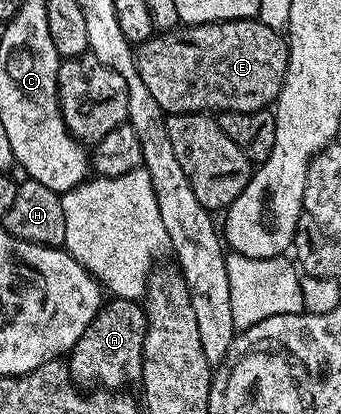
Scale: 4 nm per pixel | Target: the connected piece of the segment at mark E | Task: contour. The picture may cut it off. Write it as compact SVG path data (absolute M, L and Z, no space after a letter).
M258 18L201 23L160 32L135 49L135 66L145 89L156 98L164 114L188 115L257 112L270 108L284 83L288 65L288 40Z

